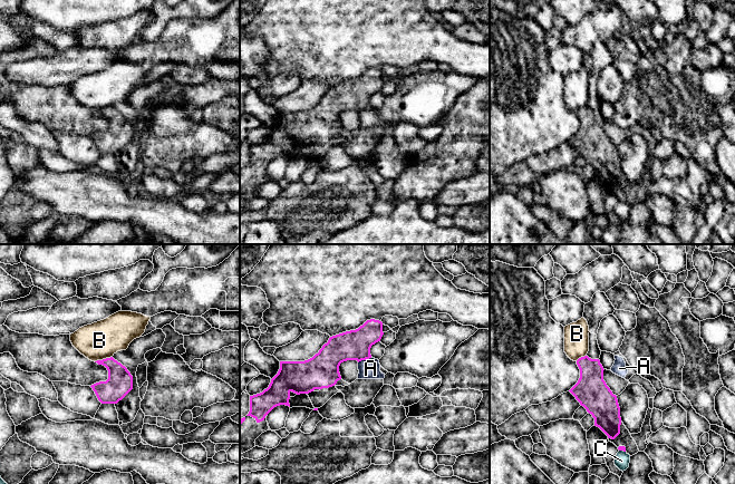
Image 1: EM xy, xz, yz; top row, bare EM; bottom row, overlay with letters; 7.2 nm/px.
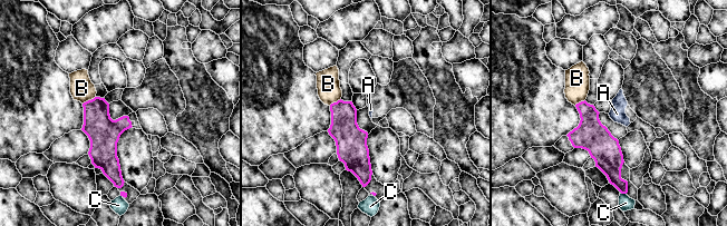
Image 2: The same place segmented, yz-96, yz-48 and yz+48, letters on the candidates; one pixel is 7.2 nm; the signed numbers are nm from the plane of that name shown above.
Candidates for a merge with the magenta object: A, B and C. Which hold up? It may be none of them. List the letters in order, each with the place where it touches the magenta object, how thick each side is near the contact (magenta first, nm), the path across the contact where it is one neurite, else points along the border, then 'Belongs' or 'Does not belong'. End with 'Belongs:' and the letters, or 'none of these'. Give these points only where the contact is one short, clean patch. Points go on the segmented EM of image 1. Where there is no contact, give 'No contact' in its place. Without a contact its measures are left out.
A: Touches magenta at xz (365, 359). Thickness 220 nm (magenta) against 140 nm. Boundary: xz (371, 357), (358, 362). Does not belong
B: Touches magenta at xy (103, 359). Thickness 190 nm (magenta) against 280 nm. Does not belong
C: Touches magenta at yz (622, 449). Thickness 30 nm (magenta) against 110 nm. Boundary: yz (619, 449), (625, 452). Does not belong
Belongs: none of these

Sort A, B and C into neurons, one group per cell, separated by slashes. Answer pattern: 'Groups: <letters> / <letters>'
Groups: A / B / C

